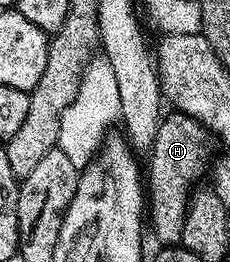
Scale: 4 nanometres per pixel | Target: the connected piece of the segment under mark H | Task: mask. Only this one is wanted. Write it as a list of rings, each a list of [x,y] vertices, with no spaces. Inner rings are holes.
[[[172,113],[173,115],[166,114],[164,118],[161,120],[161,124],[159,125],[159,129],[155,133],[155,141],[153,142],[153,146],[151,150],[148,152],[147,158],[149,158],[149,167],[147,163],[147,213],[151,215],[151,219],[153,221],[153,235],[158,239],[158,244],[161,245],[177,245],[181,242],[181,234],[183,233],[183,221],[185,220],[185,214],[187,213],[187,209],[189,208],[189,201],[191,198],[191,188],[193,182],[196,181],[197,178],[200,177],[201,174],[206,174],[207,164],[210,162],[209,159],[209,147],[205,144],[205,135],[207,136],[206,128],[203,127],[200,123],[197,122],[196,119],[192,119],[191,116],[186,115],[184,113]]]

